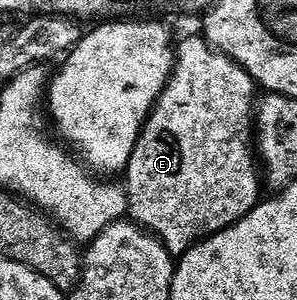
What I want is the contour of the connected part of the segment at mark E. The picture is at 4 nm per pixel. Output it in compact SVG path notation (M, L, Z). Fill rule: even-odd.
M202 34L178 40L171 79L143 125L125 172L130 218L143 230L156 235L172 257L185 254L210 235L231 227L261 202L261 167L253 146L255 91L257 84L250 73L212 47Z

